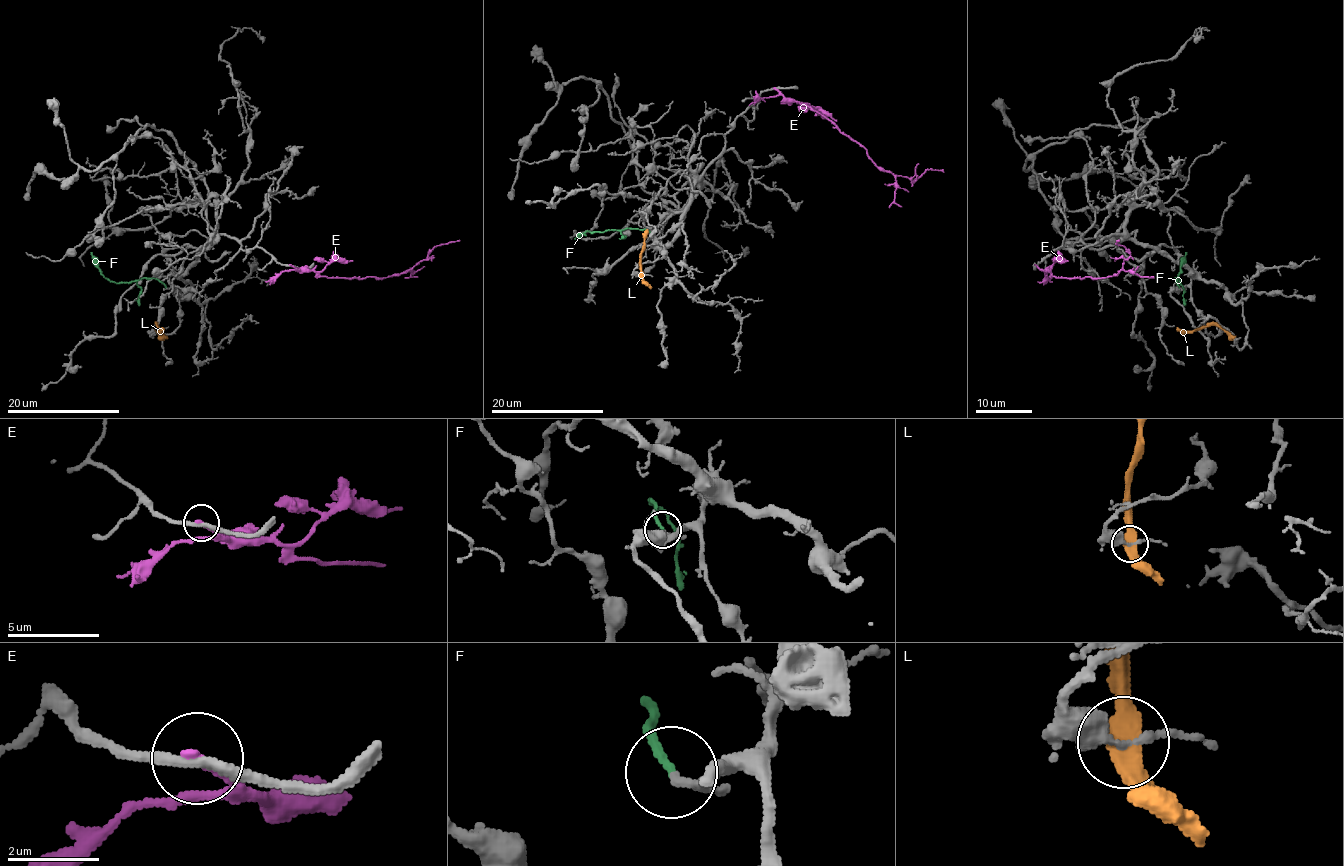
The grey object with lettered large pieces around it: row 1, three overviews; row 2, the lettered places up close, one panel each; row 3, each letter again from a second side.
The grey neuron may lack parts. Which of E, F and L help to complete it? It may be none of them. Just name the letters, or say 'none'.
F

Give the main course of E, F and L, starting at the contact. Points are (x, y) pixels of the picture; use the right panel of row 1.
E: (1035, 265), (1058, 277), (1114, 276), (1130, 256), (1117, 243), (1118, 239)
F: (1179, 287), (1175, 277), (1179, 283), (1181, 260), (1186, 252)
L: (1223, 330), (1216, 325), (1202, 325), (1192, 331), (1181, 331), (1176, 327)

